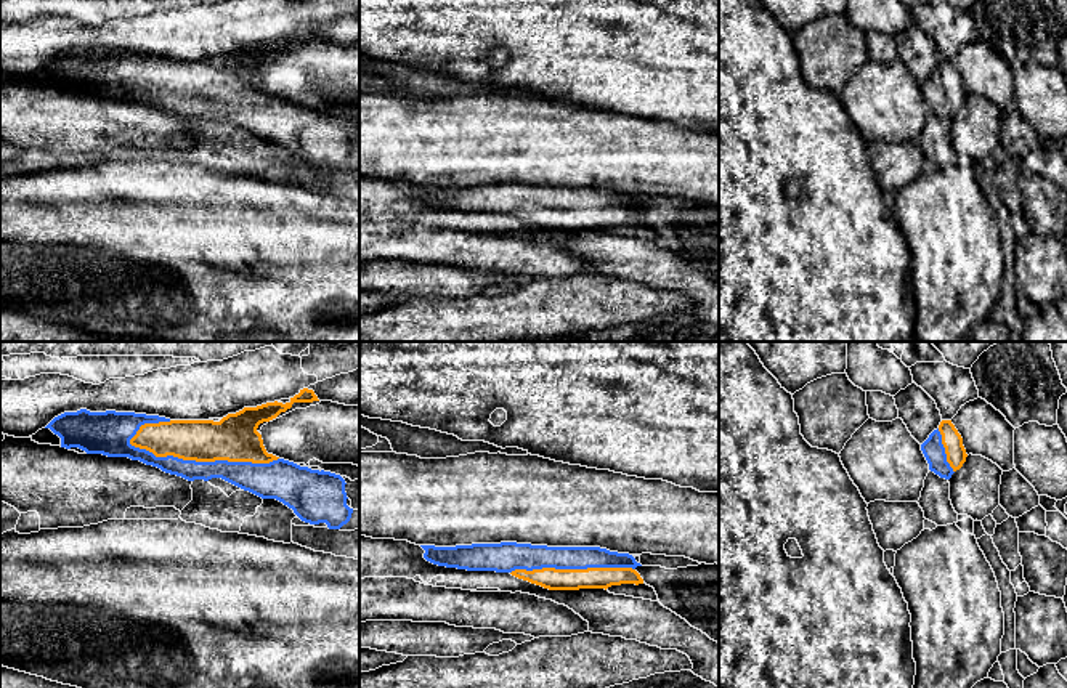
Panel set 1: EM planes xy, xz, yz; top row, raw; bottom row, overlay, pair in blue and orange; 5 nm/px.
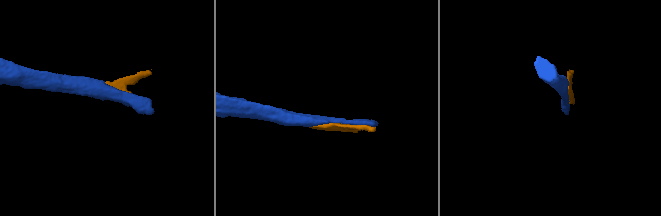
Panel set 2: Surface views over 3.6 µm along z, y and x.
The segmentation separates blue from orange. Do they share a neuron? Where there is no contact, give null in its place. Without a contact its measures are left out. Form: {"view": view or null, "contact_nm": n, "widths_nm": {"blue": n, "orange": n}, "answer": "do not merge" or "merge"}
{"view": "xy", "contact_nm": 750, "widths_nm": {"blue": 140, "orange": 240}, "answer": "merge"}

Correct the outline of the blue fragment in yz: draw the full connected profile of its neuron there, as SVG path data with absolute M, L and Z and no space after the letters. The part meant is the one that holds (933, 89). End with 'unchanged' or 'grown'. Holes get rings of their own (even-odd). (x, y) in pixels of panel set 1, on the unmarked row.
M942 61L939 69L921 85L921 91L929 104L929 111L945 120L950 120L968 98L963 79L951 61Z | grown

